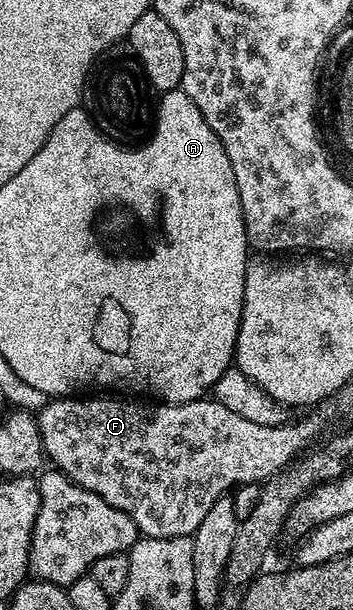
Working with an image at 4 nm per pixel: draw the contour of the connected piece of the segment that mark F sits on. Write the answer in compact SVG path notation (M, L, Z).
M57 396L36 411L45 457L72 482L87 488L87 492L95 492L95 496L107 500L119 512L127 512L147 538L190 537L199 528L203 516L211 512L215 500L248 482L264 483L298 457L329 422L327 415L309 412L298 422L286 420L279 426L255 424L231 412L231 408L223 408L223 404L209 396L172 404L81 397L85 396Z

